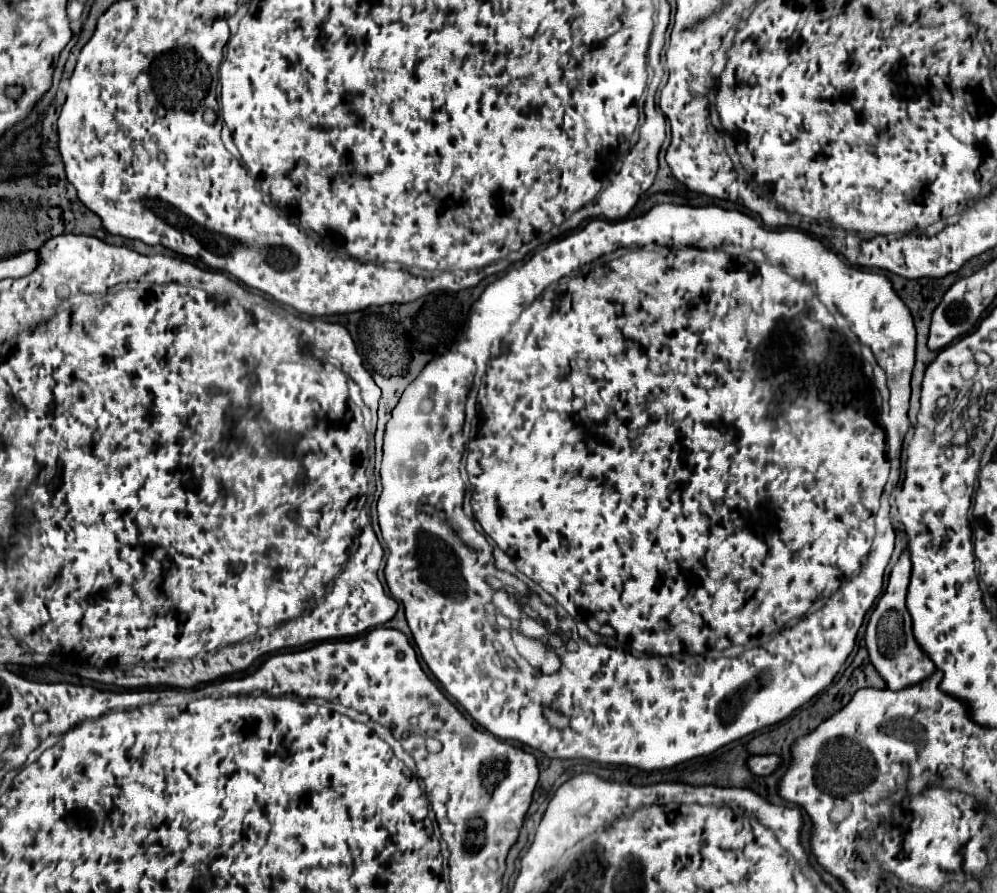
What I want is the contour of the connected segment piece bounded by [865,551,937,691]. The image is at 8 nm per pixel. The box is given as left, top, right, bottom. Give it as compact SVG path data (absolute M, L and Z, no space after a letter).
M905 551L901 555L901 559L897 561L897 565L893 567L889 585L887 585L885 593L881 595L881 599L877 601L877 607L873 609L869 623L867 623L867 631L865 631L865 645L869 651L871 665L877 669L879 677L885 681L887 689L891 689L891 691L915 685L915 683L927 679L929 675L933 675L933 671L937 669L935 663L921 651L921 647L913 639L911 617L905 607L909 575L911 575L911 561L909 561L909 553Z

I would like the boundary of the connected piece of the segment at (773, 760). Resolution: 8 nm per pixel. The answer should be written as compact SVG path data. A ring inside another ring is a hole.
M753 755L747 765L755 775L771 775L781 767L781 763L783 759L779 755Z

